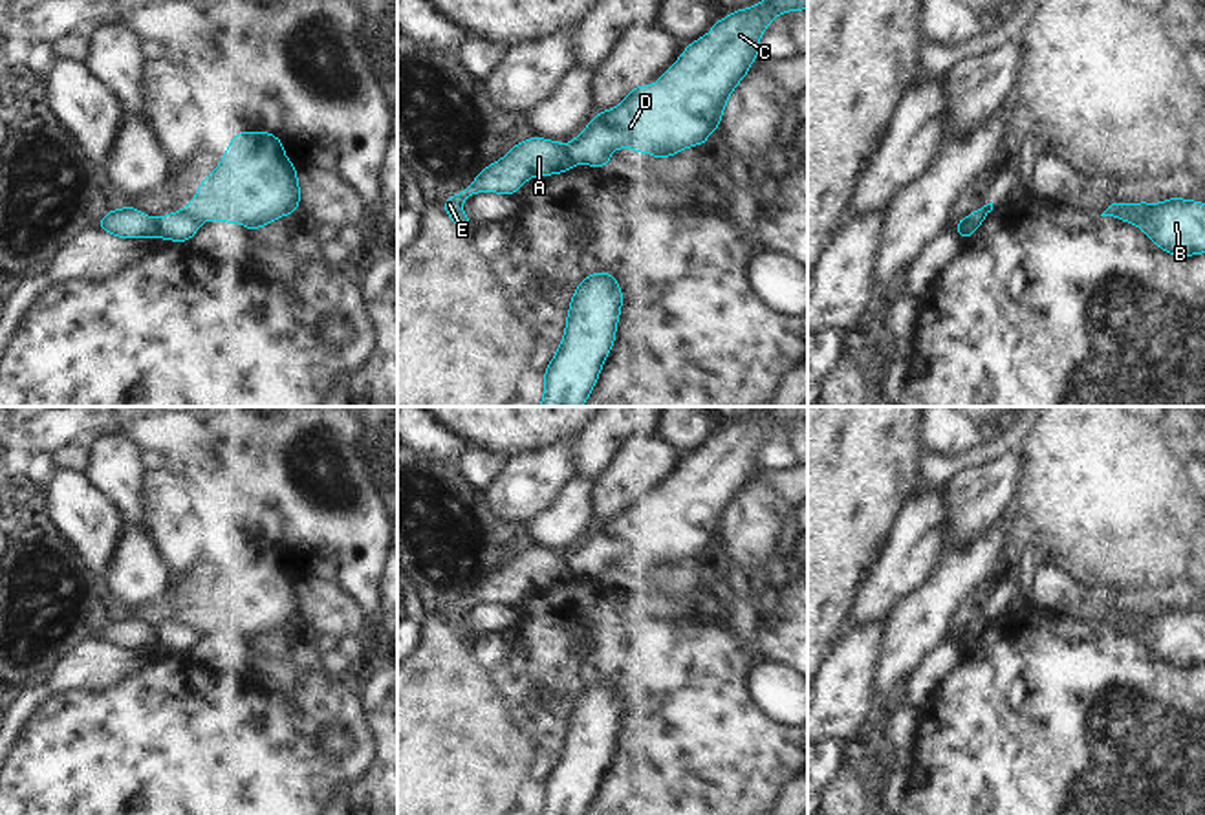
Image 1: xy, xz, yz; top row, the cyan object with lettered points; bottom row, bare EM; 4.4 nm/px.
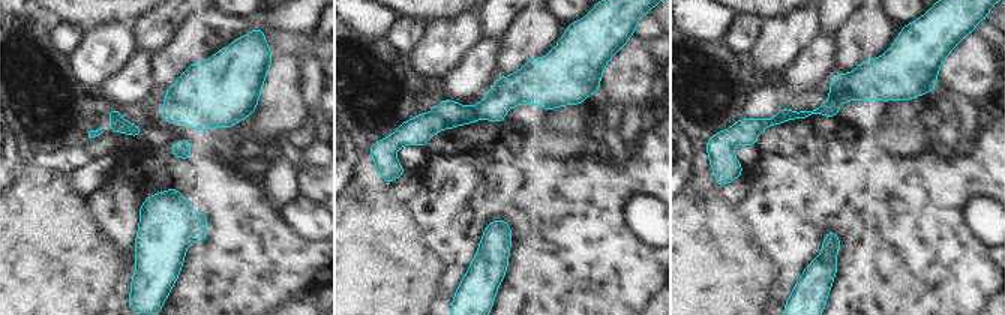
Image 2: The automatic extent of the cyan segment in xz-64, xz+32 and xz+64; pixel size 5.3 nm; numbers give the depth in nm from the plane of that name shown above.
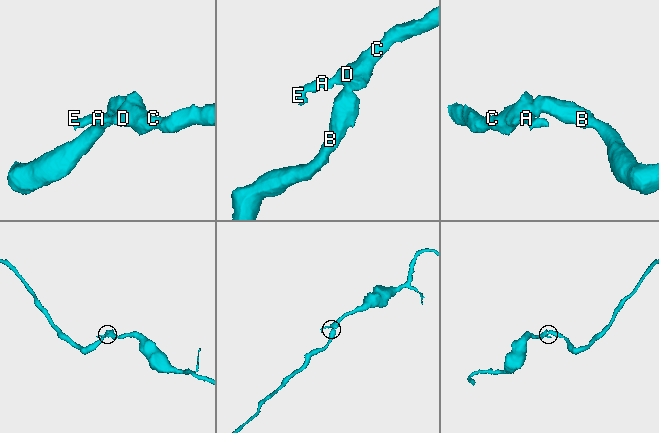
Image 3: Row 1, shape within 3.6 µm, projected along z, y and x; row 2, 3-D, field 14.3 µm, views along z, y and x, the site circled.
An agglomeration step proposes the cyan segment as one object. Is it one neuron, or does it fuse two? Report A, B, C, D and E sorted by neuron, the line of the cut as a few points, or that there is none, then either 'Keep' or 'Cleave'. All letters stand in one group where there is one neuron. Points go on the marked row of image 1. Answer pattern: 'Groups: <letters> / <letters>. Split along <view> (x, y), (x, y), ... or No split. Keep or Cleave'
Groups: A E / B C D. Split along xz (564, 147), (575, 163). Cleave

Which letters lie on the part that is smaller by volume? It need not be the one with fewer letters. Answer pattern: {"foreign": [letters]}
{"foreign": ["A", "E"]}

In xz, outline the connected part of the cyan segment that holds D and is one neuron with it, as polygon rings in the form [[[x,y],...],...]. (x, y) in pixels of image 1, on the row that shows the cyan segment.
[[[764,0],[718,18],[714,27],[690,42],[652,86],[635,86],[613,110],[595,114],[584,132],[566,145],[570,158],[573,163],[606,167],[610,152],[623,147],[634,148],[639,156],[650,150],[657,161],[692,145],[705,145],[709,134],[720,130],[720,117],[731,92],[749,73],[751,62],[760,57],[758,40],[765,27],[776,15],[800,9],[808,9],[808,0]]]

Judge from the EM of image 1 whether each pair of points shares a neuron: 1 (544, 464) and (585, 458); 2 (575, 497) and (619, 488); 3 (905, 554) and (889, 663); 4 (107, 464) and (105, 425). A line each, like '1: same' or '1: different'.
1: different
2: different
3: different
4: different

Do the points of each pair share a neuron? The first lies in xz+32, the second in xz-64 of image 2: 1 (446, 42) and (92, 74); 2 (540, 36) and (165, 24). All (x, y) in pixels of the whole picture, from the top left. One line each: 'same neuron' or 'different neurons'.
1: same neuron
2: different neurons

